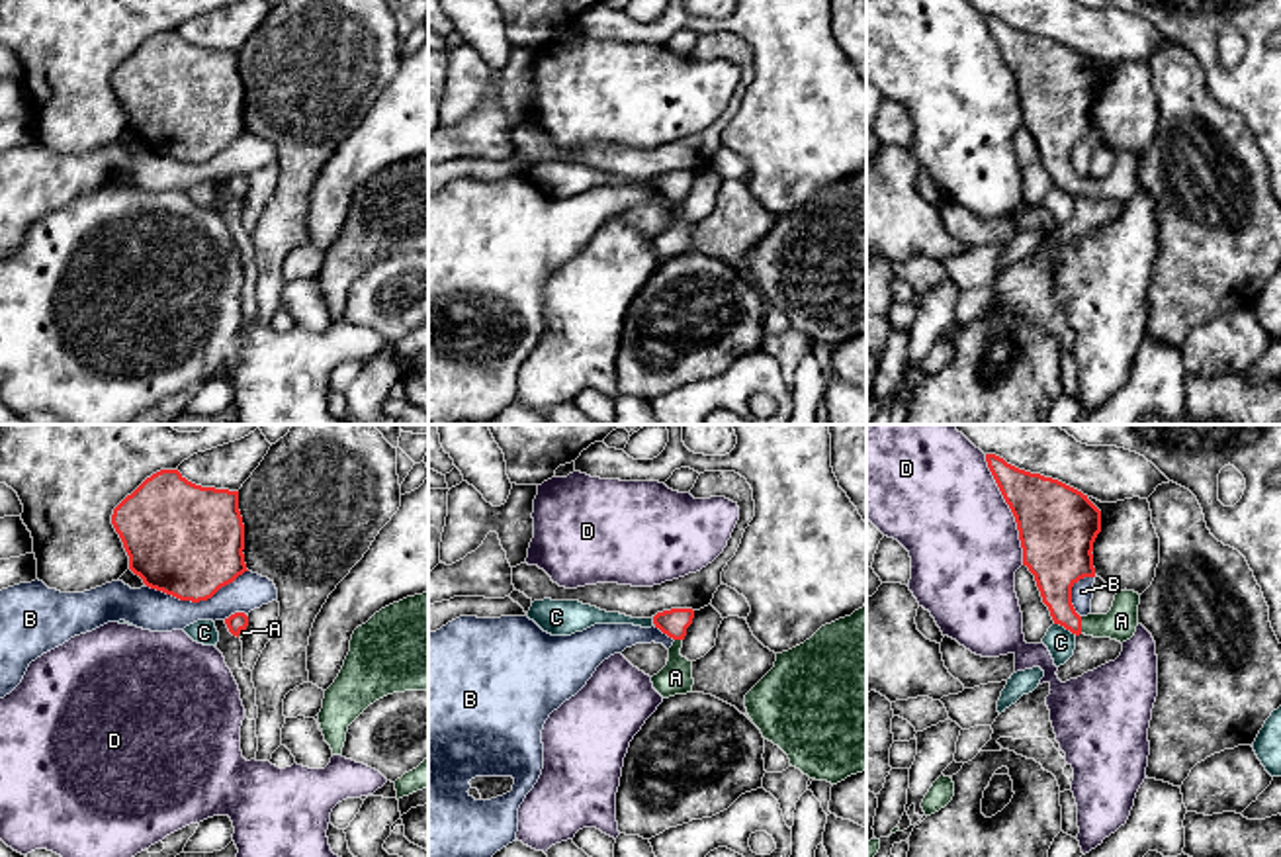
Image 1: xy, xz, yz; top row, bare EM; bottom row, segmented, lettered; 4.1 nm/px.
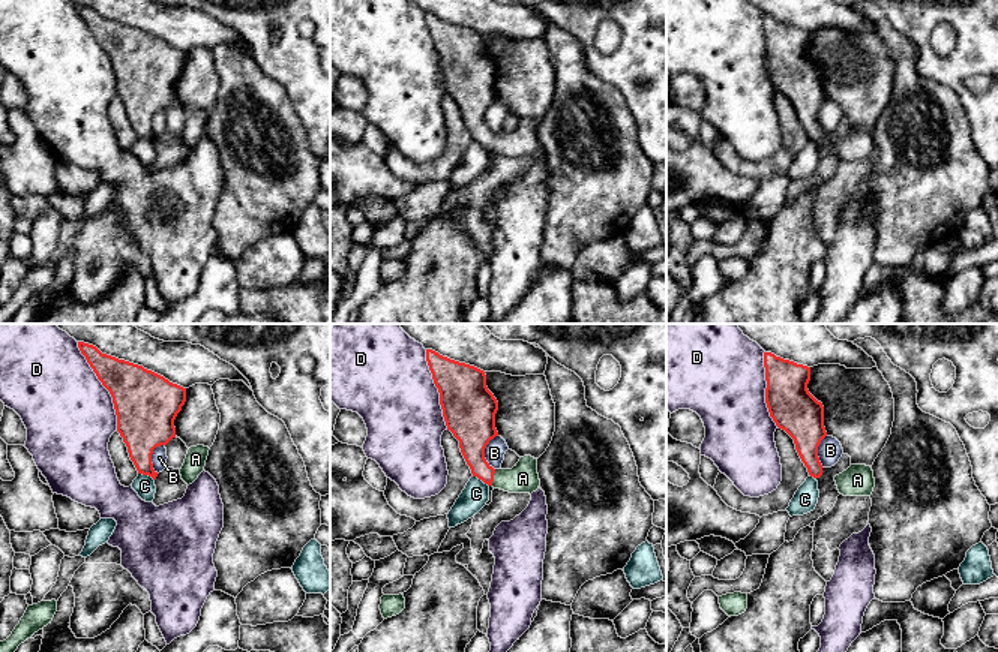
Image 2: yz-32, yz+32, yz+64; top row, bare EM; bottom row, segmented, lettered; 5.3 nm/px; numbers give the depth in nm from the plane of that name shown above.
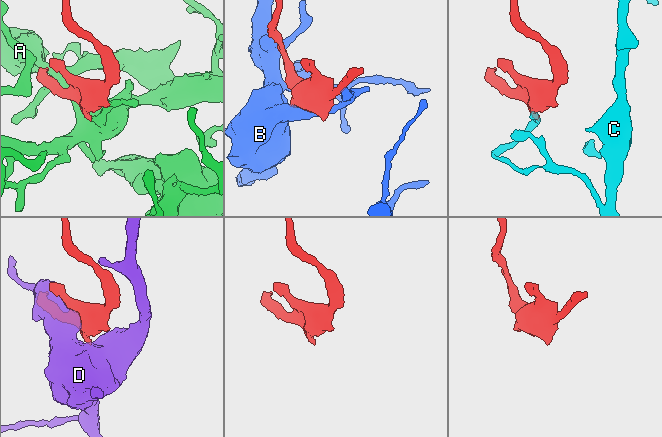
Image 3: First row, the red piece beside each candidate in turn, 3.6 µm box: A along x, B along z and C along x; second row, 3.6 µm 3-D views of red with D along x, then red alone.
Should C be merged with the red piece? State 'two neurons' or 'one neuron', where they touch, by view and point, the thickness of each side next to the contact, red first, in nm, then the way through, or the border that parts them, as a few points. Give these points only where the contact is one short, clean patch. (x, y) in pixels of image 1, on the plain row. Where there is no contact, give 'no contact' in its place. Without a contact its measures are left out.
two neurons | yz (1066, 190) | 180/120 nm | along yz (1055, 184), (1076, 196)

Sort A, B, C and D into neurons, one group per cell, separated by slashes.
A / B / C / D

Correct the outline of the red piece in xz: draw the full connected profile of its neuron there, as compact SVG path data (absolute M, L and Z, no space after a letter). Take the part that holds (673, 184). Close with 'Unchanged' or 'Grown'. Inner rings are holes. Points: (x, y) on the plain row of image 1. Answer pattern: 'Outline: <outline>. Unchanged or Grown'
Outline: M671 170L653 178L655 190L675 202L669 209L667 227L651 239L653 250L663 260L692 254L692 223L681 217L683 202L686 198L686 190L692 186L692 180L692 170Z. Grown

